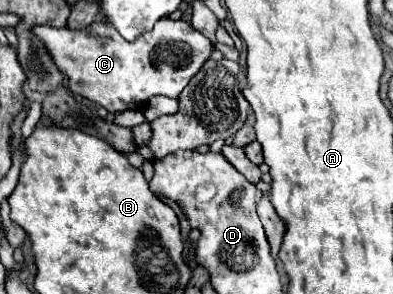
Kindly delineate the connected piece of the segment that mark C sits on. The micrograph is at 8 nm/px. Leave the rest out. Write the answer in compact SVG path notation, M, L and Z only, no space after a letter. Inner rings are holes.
M161 18L153 26L153 30L143 32L135 42L123 40L121 34L103 20L95 20L93 24L79 30L37 26L33 32L39 40L45 42L57 68L67 74L69 90L103 106L105 110L109 110L109 114L115 114L117 110L139 110L151 96L167 96L177 100L181 90L201 70L201 66L215 50L215 44L207 36L193 30L191 24L187 24L185 20L173 18ZM159 46L183 50L183 54L189 56L187 66L153 62L155 50Z

